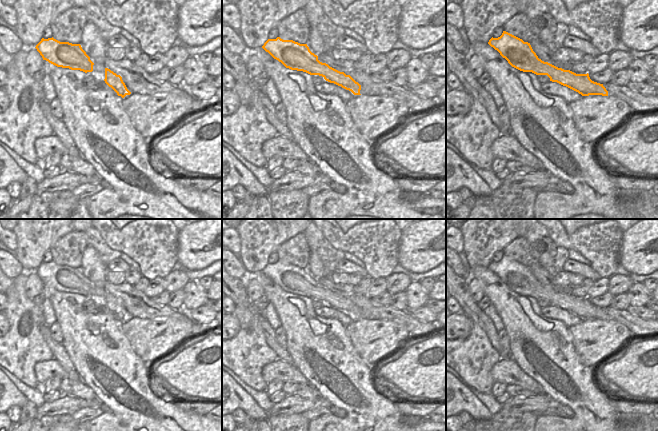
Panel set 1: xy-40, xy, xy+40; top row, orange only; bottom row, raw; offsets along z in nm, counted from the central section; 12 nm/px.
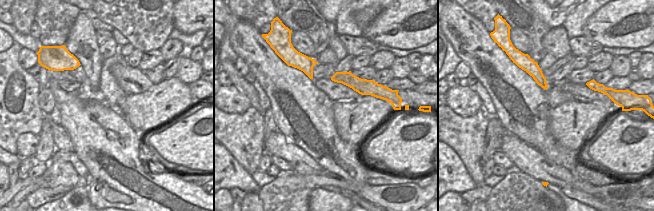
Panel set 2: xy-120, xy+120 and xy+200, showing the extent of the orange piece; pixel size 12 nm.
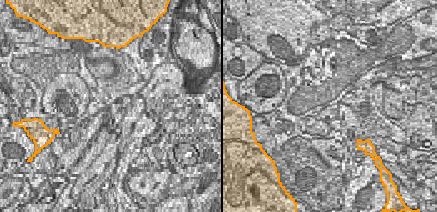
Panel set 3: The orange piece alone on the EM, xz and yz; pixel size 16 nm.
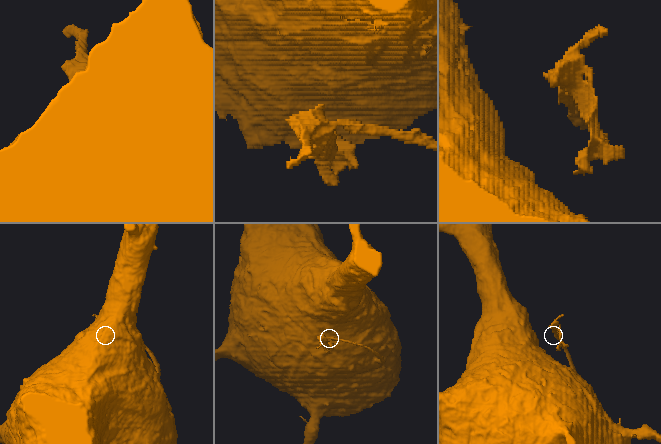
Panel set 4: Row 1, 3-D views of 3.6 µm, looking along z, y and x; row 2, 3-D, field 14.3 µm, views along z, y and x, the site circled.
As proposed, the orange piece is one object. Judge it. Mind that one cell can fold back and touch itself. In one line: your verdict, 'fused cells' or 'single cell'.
fused cells

